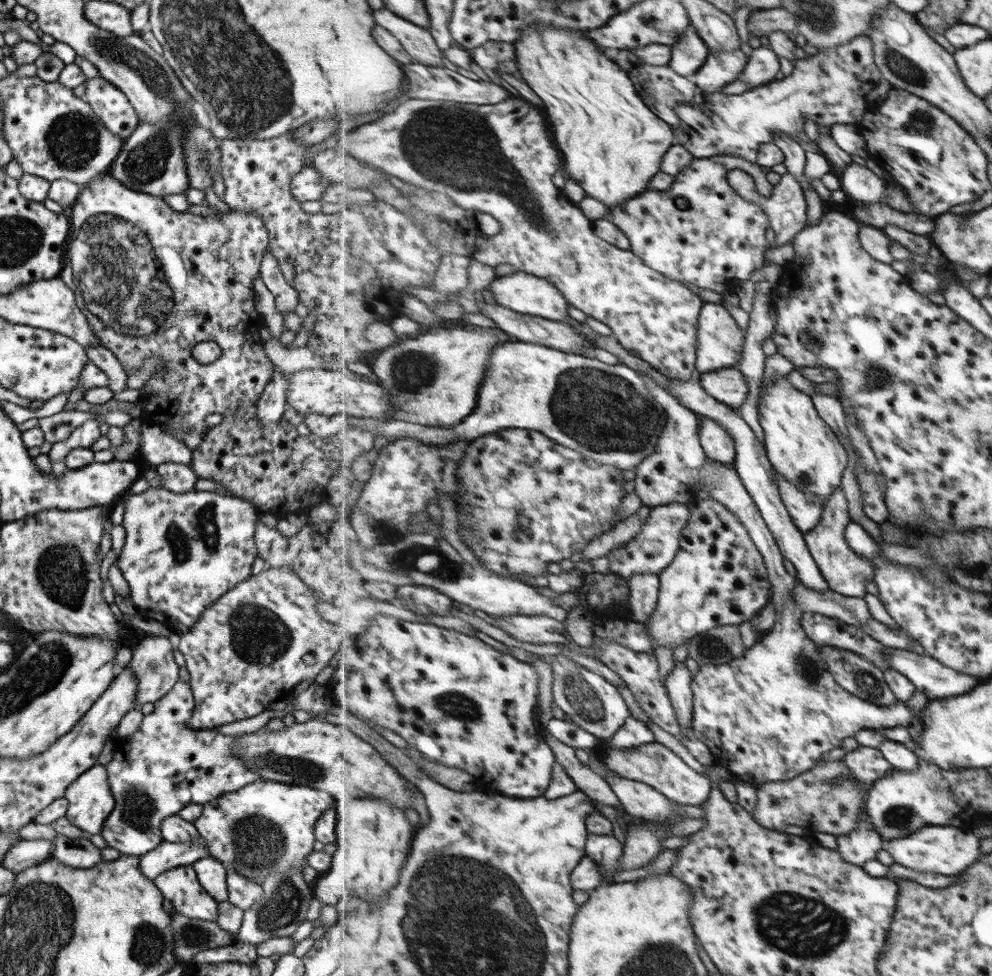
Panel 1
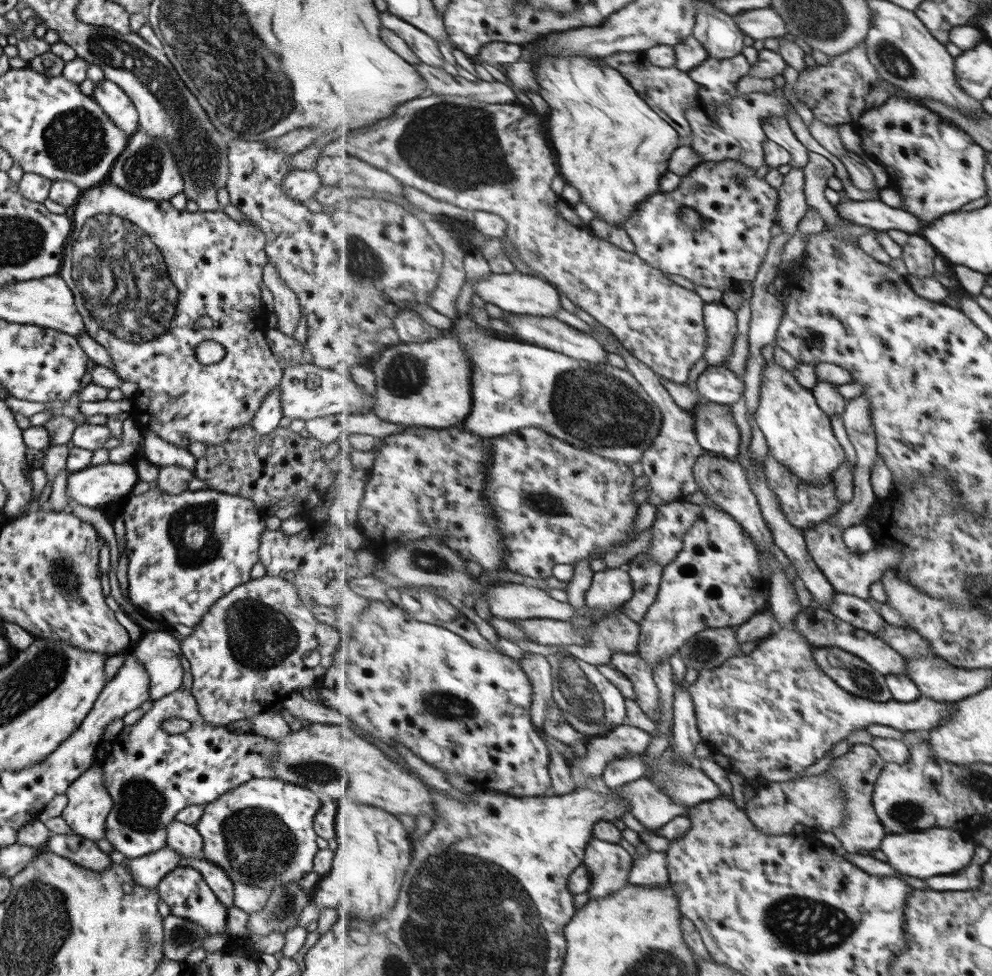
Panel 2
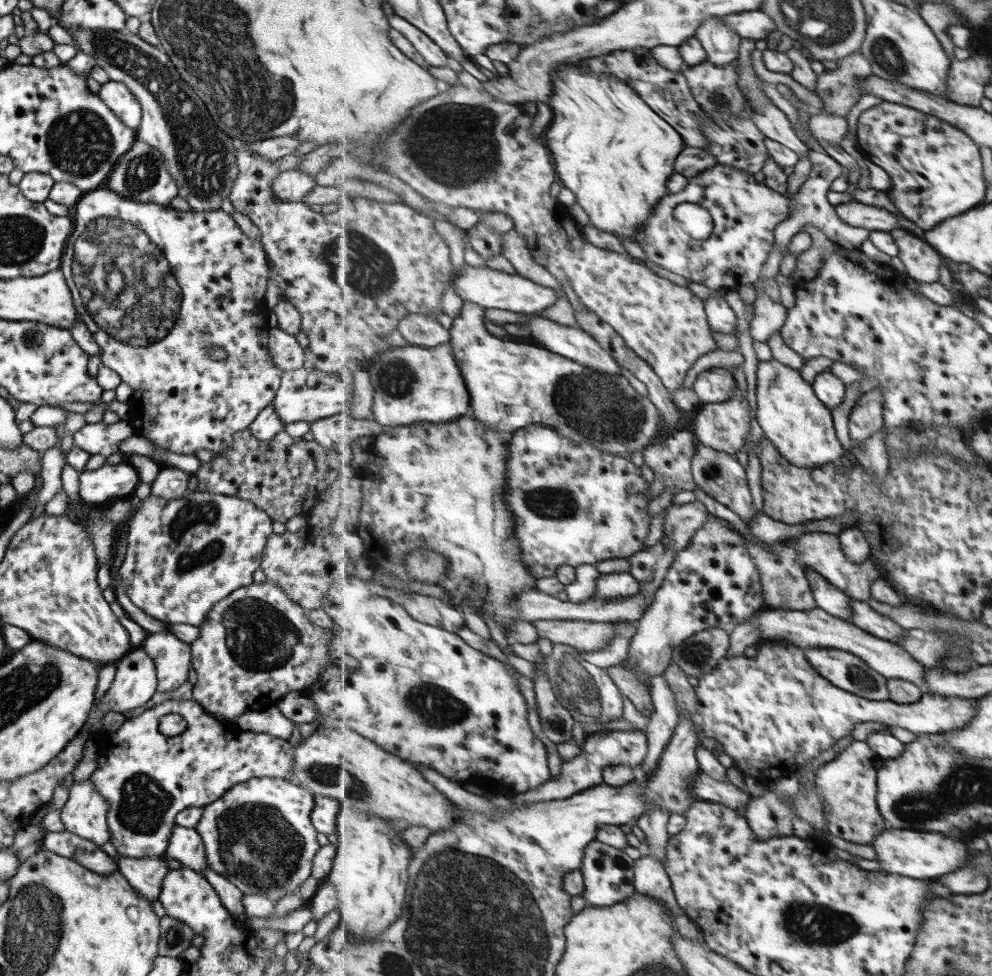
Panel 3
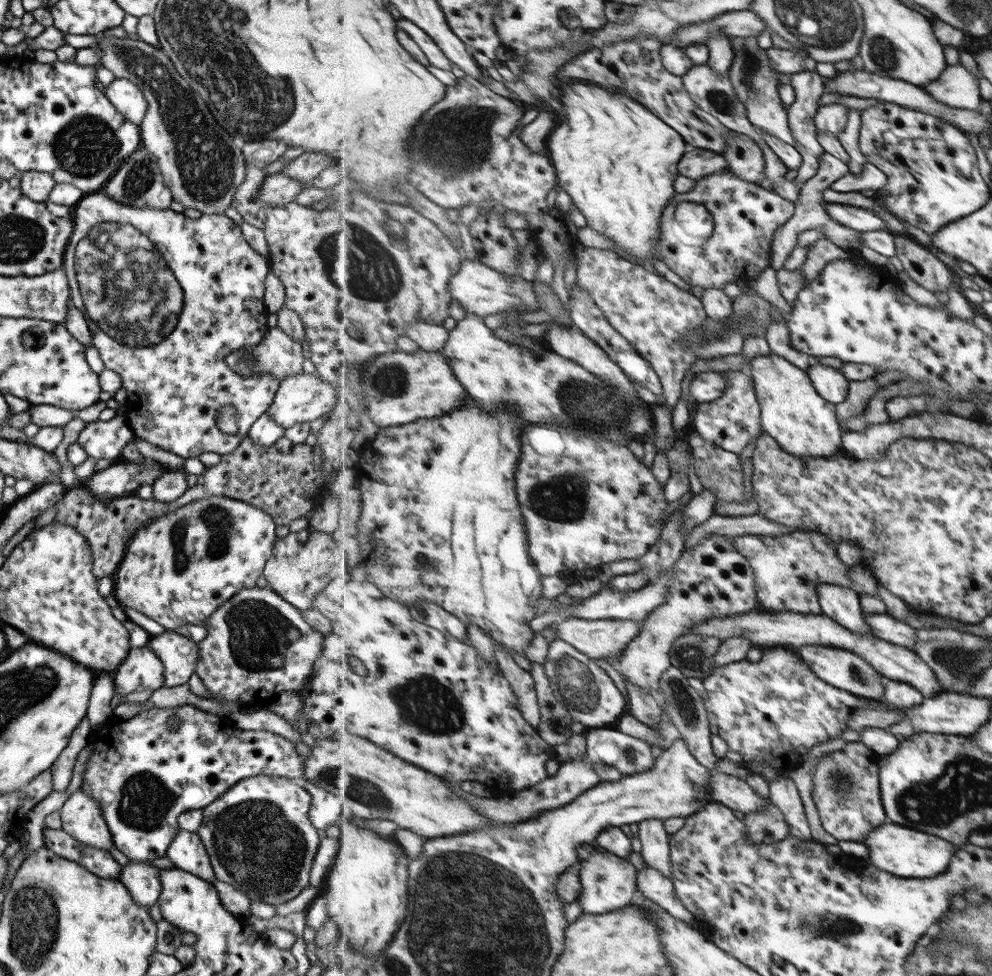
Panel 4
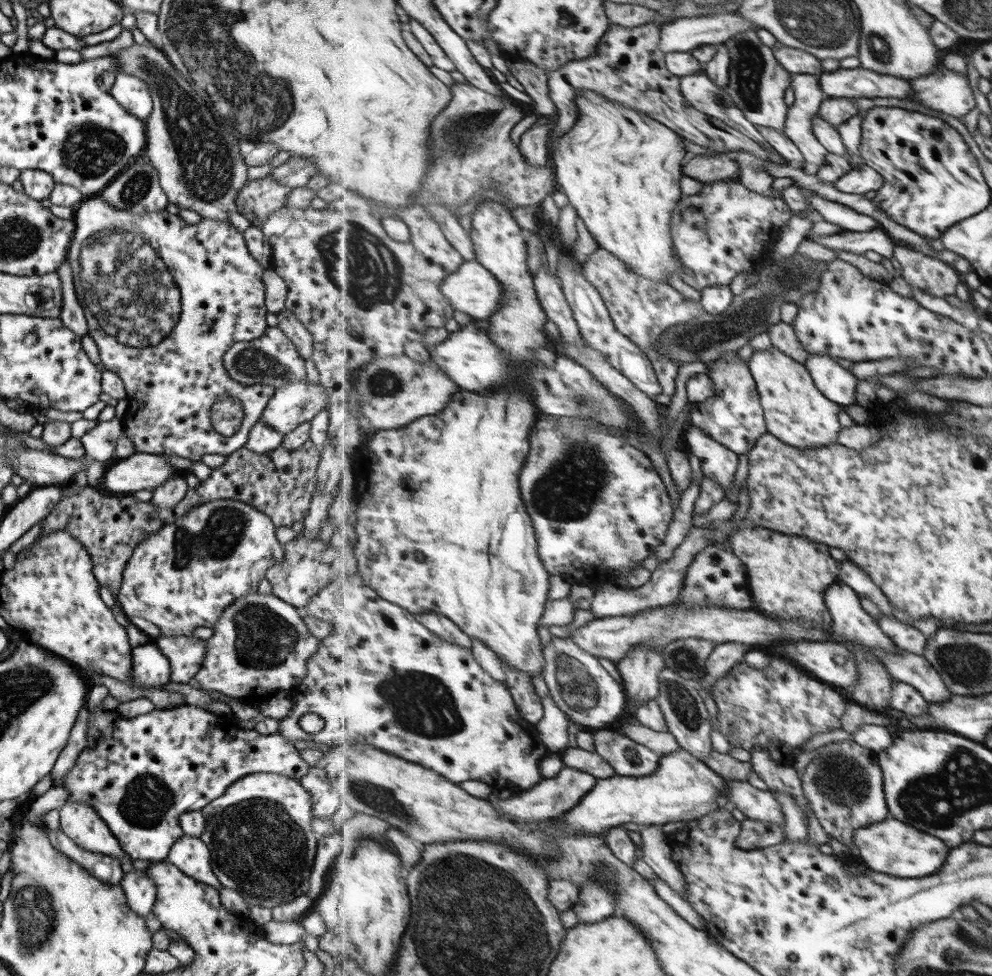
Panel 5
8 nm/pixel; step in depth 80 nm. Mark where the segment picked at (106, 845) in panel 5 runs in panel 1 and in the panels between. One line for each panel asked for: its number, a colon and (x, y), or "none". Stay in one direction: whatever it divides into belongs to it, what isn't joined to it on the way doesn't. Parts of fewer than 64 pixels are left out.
1: (90, 800)
2: (88, 804)
3: (84, 813)
4: (80, 817)

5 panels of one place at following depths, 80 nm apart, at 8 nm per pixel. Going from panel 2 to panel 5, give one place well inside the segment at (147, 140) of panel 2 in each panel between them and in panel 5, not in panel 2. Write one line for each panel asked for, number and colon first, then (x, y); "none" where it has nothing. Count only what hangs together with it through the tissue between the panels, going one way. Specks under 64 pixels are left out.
3: (140, 174)
4: (137, 181)
5: (136, 189)

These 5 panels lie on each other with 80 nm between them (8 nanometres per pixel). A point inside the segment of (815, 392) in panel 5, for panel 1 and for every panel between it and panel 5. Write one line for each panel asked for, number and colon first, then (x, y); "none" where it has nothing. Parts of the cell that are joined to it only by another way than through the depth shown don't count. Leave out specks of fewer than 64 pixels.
1: (803, 447)
2: (800, 433)
3: (793, 417)
4: (793, 411)

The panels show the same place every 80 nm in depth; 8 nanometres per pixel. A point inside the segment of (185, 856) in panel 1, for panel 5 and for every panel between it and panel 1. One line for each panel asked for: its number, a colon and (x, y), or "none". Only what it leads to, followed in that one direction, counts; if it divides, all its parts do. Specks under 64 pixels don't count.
2: (146, 871)
3: (144, 875)
4: (141, 880)
5: (139, 891)

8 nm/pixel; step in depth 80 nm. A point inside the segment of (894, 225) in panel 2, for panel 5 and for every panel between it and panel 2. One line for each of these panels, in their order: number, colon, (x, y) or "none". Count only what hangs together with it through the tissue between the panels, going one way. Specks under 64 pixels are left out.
3: (873, 218)
4: (861, 219)
5: (834, 212)

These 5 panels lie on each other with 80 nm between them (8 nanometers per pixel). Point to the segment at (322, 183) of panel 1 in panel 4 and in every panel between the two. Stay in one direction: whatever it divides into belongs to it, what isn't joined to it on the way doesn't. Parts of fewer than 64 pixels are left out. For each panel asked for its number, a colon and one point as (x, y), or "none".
2: (300, 185)
3: (291, 185)
4: (276, 189)

